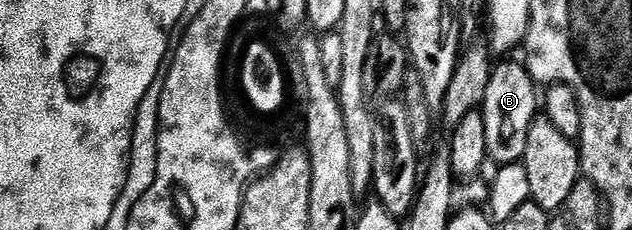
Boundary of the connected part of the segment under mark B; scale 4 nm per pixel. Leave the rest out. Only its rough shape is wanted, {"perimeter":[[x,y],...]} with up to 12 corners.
{"perimeter":[[524,63],[497,64],[483,111],[498,165],[522,159],[539,115]]}

